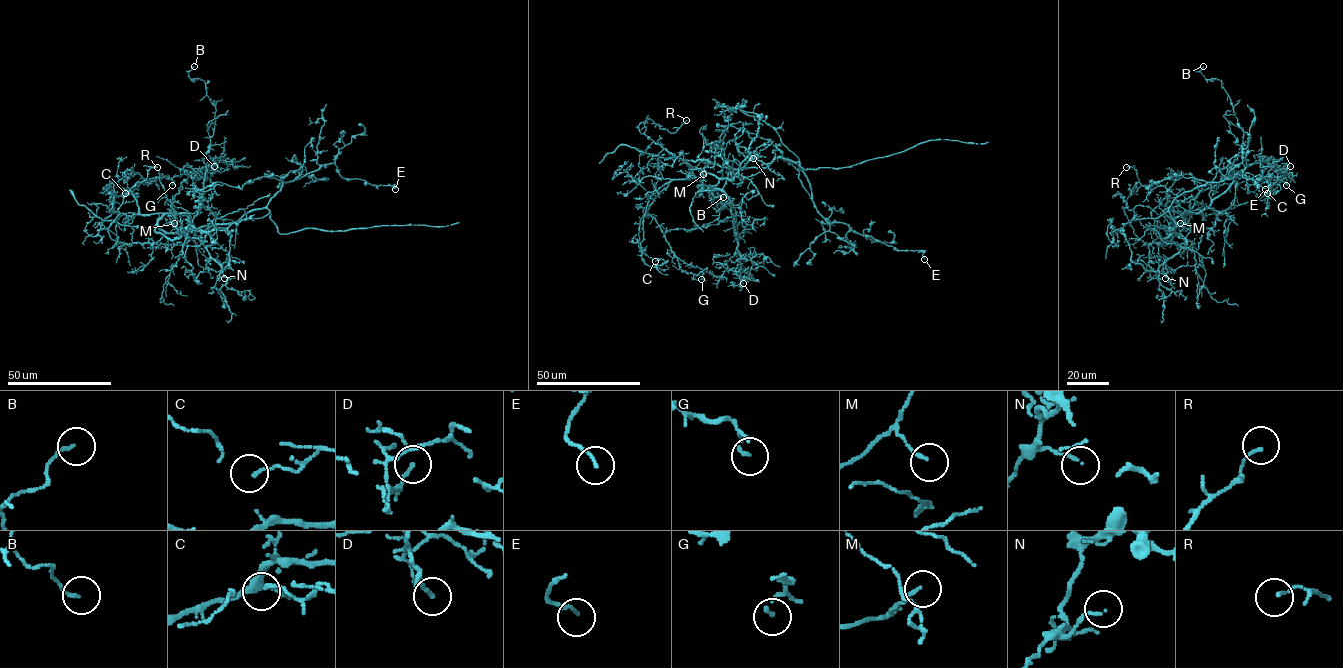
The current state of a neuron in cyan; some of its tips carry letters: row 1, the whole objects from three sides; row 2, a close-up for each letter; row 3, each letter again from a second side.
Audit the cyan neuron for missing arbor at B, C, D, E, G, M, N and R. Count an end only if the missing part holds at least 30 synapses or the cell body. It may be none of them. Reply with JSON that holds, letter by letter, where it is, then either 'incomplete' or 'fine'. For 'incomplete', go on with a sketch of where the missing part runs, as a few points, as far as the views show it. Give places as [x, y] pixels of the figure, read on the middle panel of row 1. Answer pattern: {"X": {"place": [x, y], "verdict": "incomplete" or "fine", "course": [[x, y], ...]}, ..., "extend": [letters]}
{"B": {"place": [723, 197], "verdict": "fine"}, "C": {"place": [655, 261], "verdict": "fine"}, "D": {"place": [743, 283], "verdict": "fine"}, "E": {"place": [924, 259], "verdict": "fine"}, "G": {"place": [701, 279], "verdict": "fine"}, "M": {"place": [703, 174], "verdict": "fine"}, "N": {"place": [753, 158], "verdict": "fine"}, "R": {"place": [686, 120], "verdict": "fine"}, "extend": []}

